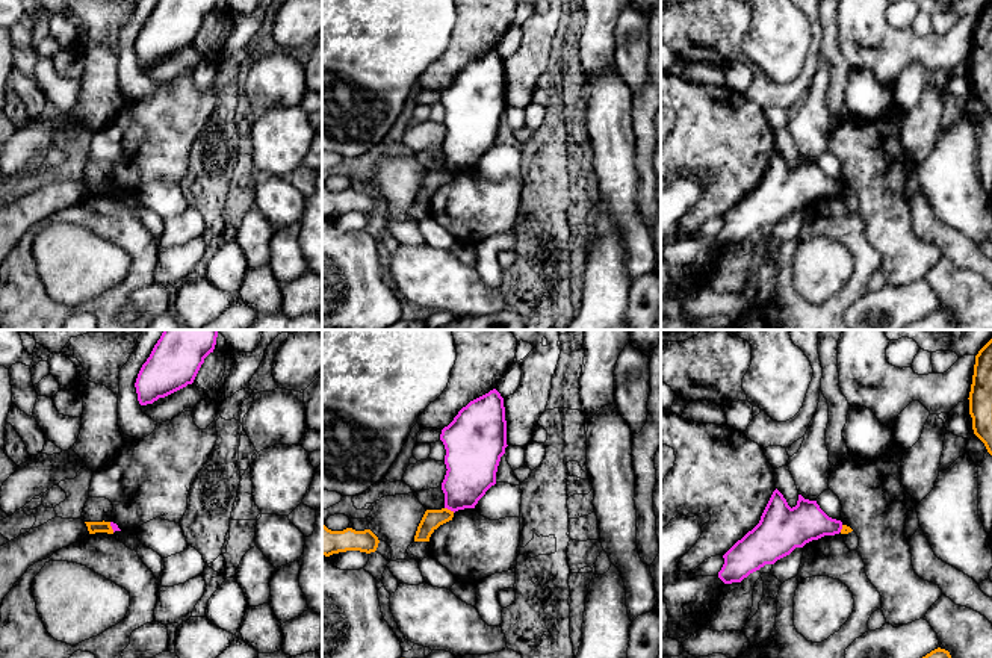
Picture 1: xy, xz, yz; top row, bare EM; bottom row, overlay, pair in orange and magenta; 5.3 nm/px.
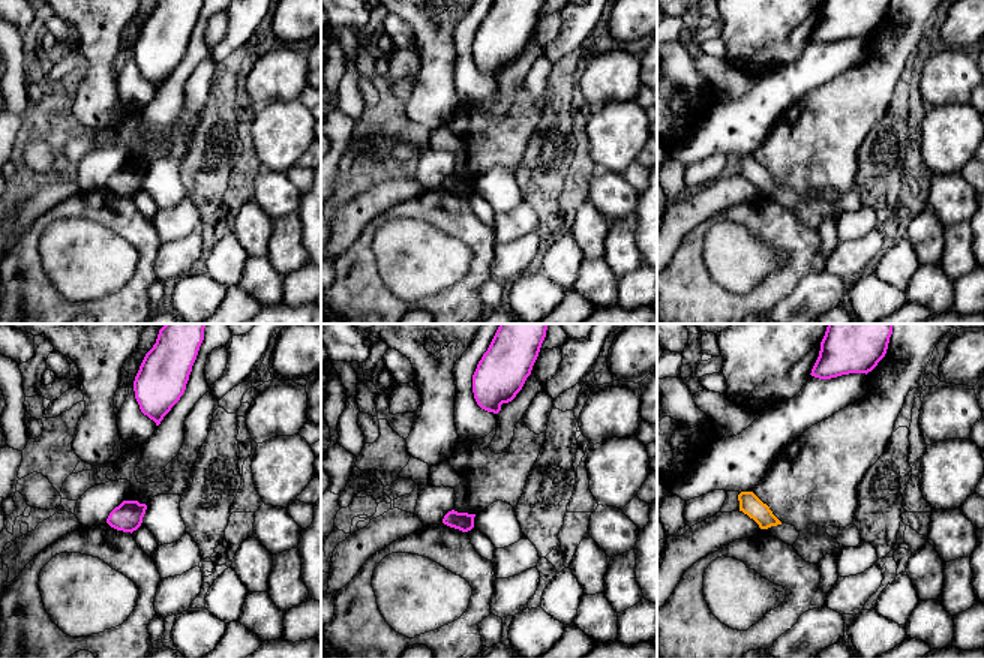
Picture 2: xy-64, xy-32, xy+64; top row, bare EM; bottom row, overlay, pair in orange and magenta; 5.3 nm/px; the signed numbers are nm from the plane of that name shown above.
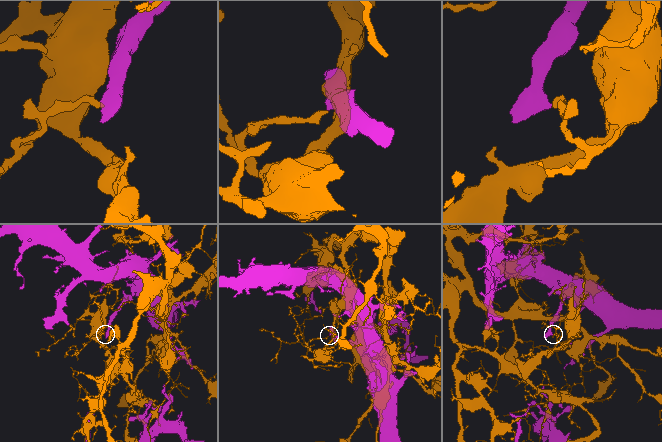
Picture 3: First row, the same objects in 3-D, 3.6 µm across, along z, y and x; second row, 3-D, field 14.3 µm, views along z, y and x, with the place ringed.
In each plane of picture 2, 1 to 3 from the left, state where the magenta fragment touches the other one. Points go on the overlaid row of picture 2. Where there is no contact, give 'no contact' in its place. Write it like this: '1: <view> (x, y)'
1: no contact
2: no contact
3: no contact

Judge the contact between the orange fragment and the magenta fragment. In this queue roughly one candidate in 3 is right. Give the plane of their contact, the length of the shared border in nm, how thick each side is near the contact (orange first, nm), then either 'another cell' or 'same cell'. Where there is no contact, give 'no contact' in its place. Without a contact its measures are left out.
xz | 60 nm | 100/260 nm | another cell

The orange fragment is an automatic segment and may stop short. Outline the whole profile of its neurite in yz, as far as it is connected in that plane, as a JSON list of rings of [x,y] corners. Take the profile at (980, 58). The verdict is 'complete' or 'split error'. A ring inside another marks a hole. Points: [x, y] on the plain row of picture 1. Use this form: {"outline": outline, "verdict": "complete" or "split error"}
{"outline": [[[992,0],[975,17],[968,61],[974,95],[992,116]]], "verdict": "complete"}

